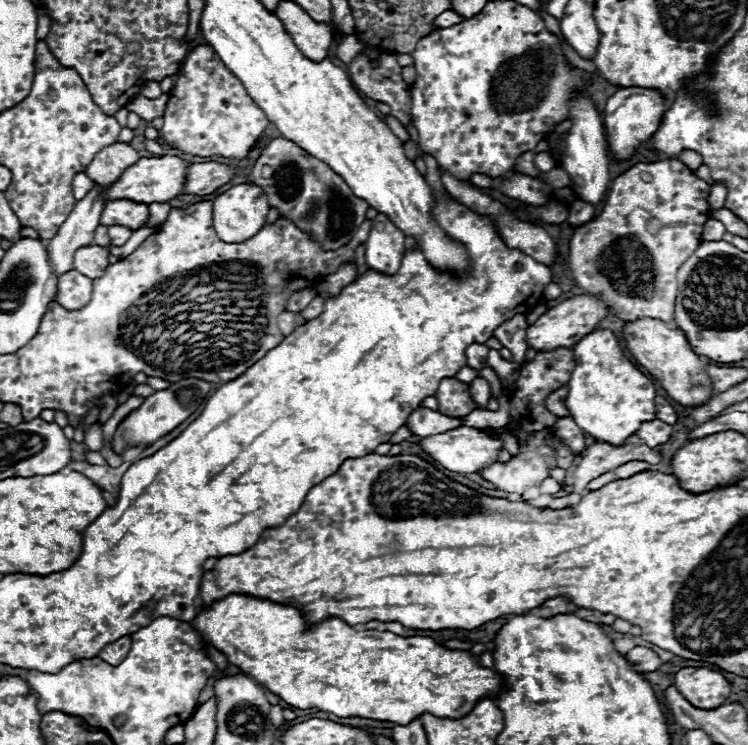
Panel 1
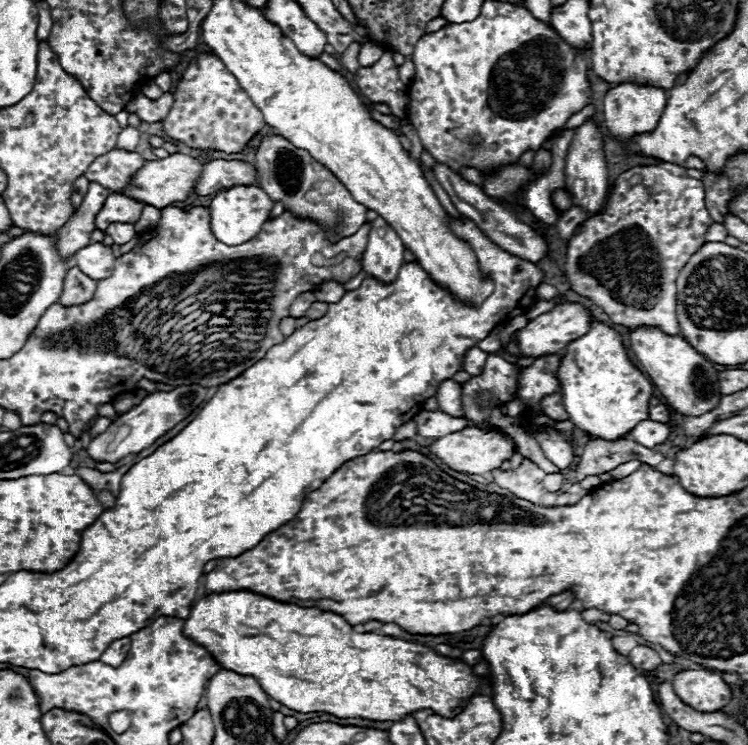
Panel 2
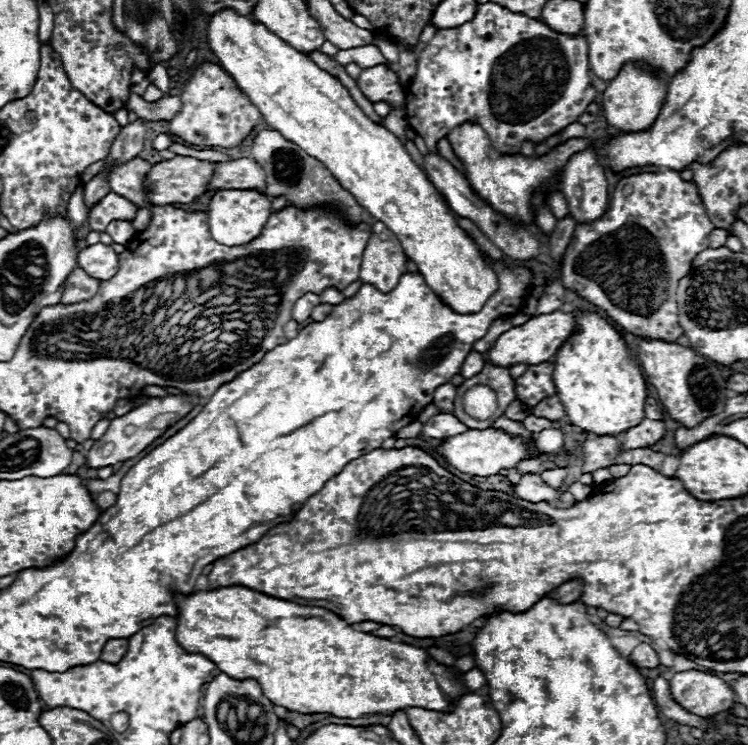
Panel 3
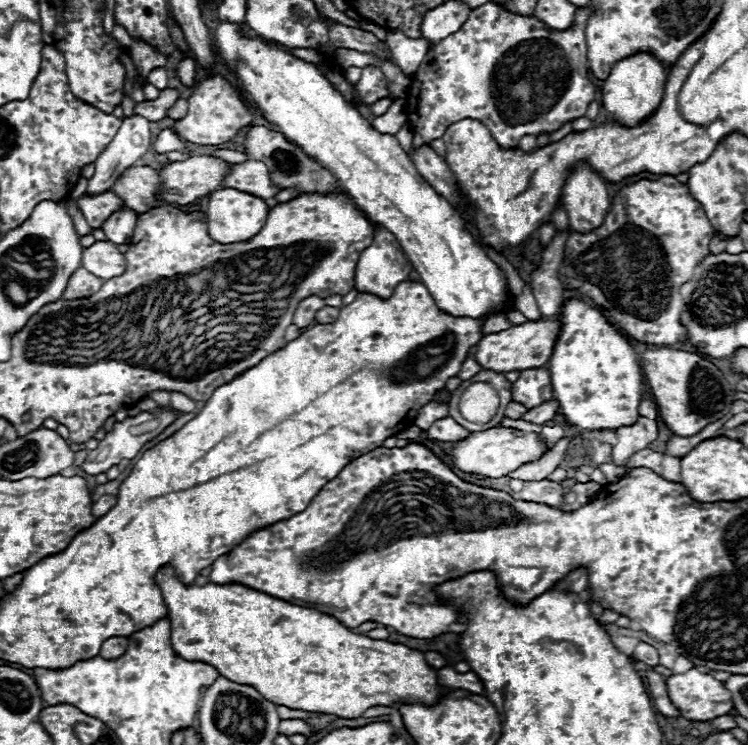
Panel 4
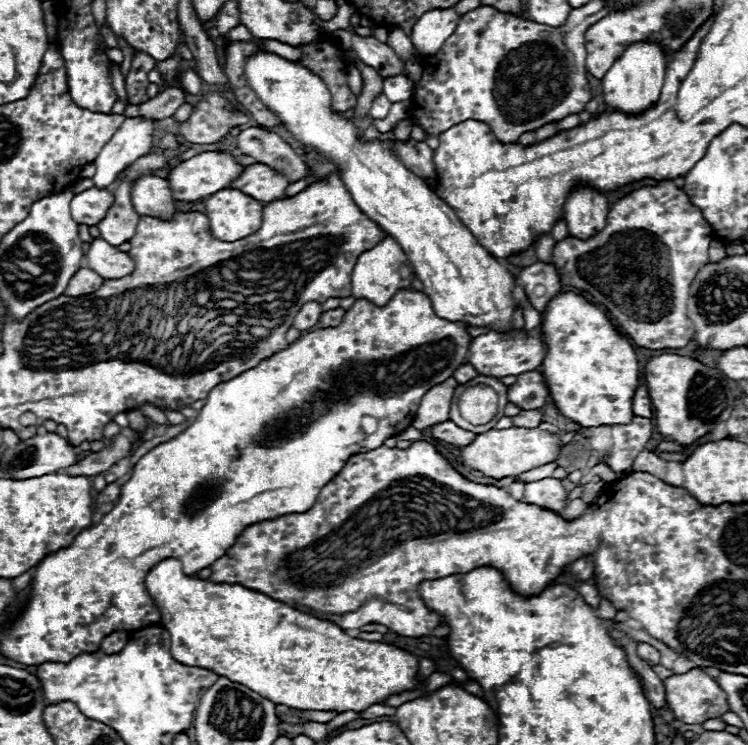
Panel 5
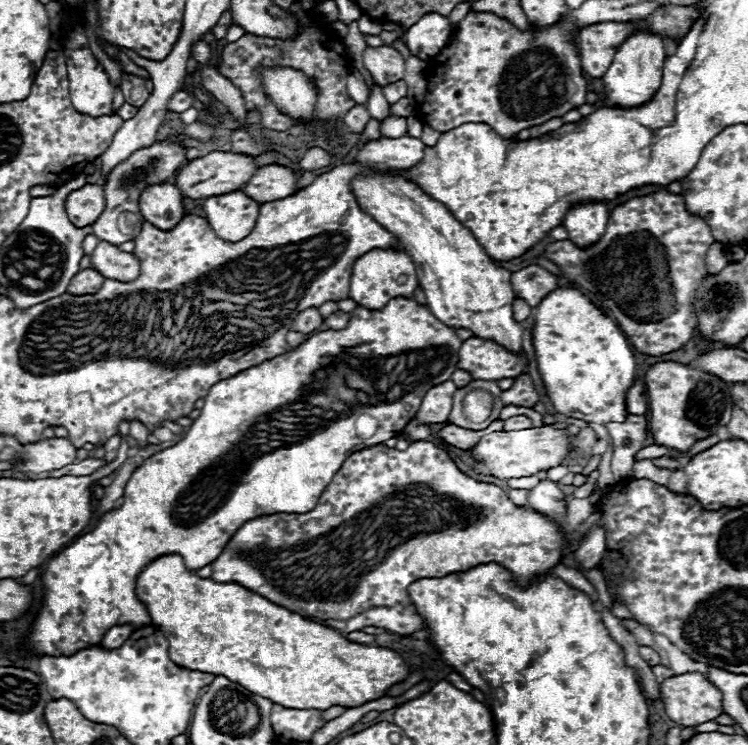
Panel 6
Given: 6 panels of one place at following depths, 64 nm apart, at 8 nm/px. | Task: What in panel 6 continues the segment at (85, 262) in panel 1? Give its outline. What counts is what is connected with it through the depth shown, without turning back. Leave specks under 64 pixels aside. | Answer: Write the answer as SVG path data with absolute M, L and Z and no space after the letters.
M98 242L90 256L92 268L98 270L104 278L128 282L138 278L140 274L140 262L134 254L122 252L118 246L112 246L108 242Z

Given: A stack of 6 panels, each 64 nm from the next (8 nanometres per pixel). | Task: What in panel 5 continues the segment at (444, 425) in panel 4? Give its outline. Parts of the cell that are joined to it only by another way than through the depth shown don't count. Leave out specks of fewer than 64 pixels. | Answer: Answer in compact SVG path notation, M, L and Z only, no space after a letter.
M446 420L446 422L440 422L440 424L434 424L432 426L432 438L438 438L438 440L444 440L448 444L456 444L456 446L466 446L474 440L474 432L468 432L464 428L460 428L458 424L454 424L452 420Z

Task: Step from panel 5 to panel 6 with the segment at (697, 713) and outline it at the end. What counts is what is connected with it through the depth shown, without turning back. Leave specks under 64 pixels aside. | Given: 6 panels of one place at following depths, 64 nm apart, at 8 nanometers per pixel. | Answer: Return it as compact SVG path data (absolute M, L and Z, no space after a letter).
M700 672L666 678L660 692L666 714L680 726L698 726L724 712L720 690Z

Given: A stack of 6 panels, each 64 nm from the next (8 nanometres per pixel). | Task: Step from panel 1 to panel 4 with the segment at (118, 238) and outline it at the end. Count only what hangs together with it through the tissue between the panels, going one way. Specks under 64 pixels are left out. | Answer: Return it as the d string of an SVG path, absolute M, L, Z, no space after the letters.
M128 208L112 214L102 226L104 234L112 244L130 244L130 238L134 236L134 228L136 228L136 212Z

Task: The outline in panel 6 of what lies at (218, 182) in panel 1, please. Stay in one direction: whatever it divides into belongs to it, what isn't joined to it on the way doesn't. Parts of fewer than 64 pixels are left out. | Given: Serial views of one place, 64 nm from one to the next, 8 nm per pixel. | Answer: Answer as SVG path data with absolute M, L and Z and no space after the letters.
M276 164L260 166L254 172L254 176L250 178L250 182L240 190L260 204L272 202L272 200L282 200L282 198L294 194L294 184L300 178L300 174L302 172L292 174L288 168L276 166Z

